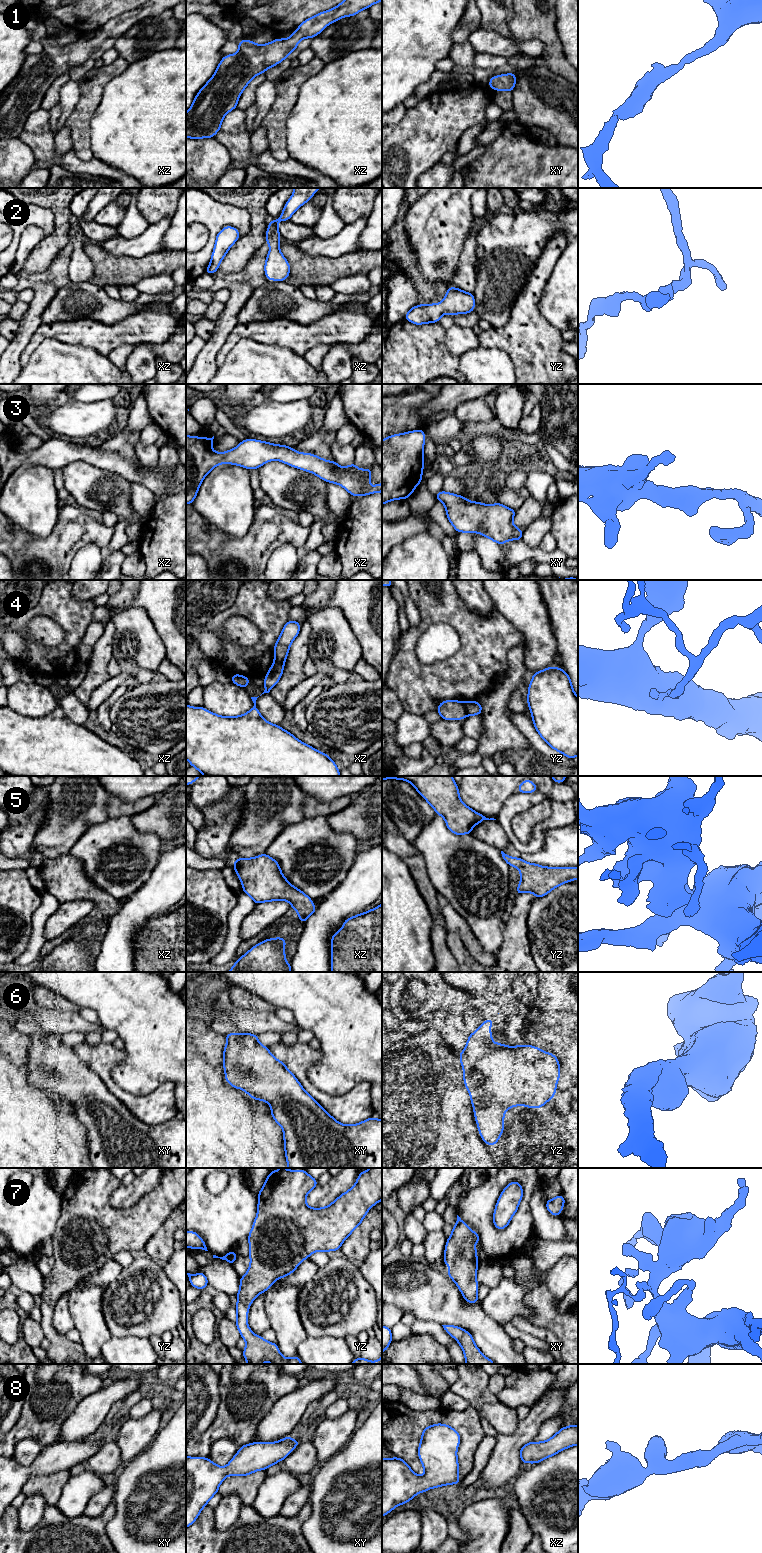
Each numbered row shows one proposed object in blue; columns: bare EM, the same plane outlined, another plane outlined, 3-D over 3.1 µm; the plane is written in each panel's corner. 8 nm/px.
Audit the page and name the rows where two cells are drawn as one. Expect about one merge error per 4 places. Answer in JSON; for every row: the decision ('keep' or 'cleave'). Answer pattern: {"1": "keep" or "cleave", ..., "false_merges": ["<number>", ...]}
{"1": "keep", "2": "keep", "3": "keep", "4": "cleave", "5": "keep", "6": "keep", "7": "keep", "8": "keep", "false_merges": ["4"]}

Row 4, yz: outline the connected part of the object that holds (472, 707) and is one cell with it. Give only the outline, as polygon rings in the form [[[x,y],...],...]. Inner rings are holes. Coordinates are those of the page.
[[[476,700],[474,701],[466,701],[464,703],[465,709],[467,712],[467,716],[478,715],[480,716],[482,712],[482,706]]]

